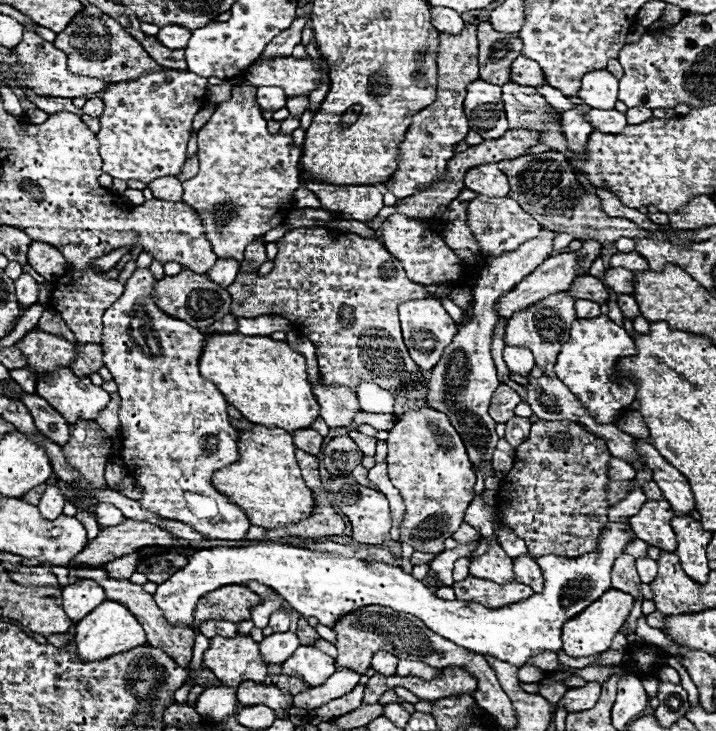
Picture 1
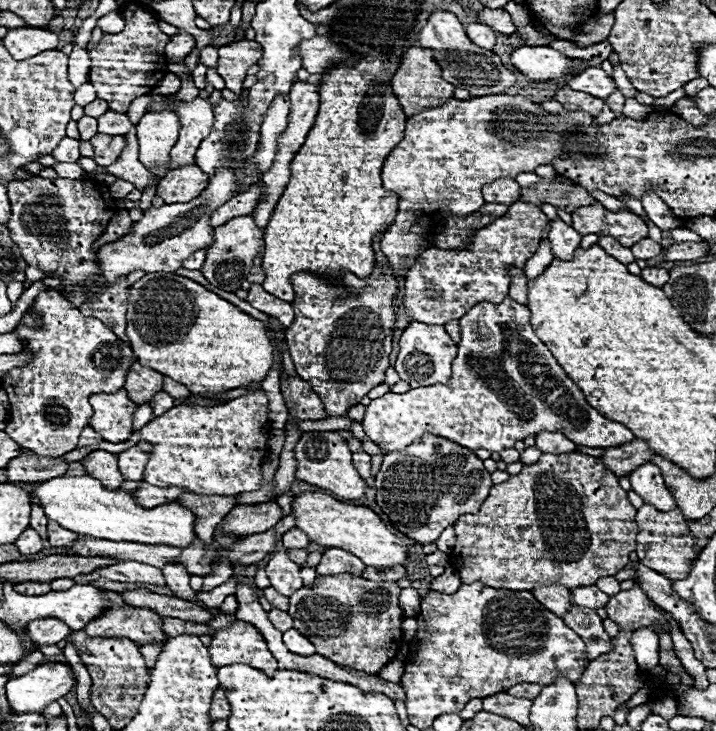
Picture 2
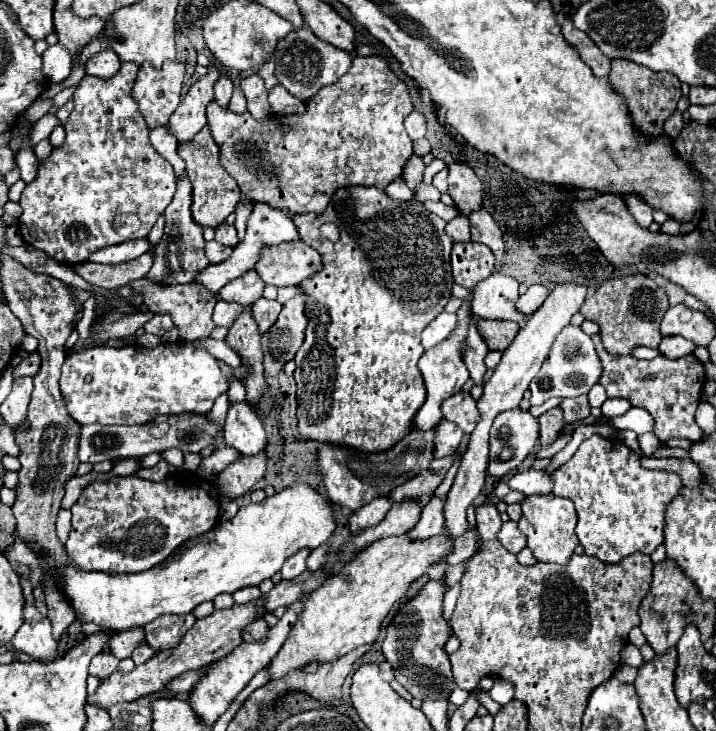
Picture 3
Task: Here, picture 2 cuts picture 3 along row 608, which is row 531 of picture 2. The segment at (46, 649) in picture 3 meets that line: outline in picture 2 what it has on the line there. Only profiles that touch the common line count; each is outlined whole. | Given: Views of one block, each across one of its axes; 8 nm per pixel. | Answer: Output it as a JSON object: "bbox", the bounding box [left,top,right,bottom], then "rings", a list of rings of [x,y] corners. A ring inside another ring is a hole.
{"bbox":[14,528,44,554],"rings":[[[26,528],[26,532],[22,532],[22,536],[20,536],[14,544],[16,544],[16,548],[18,548],[22,554],[36,554],[36,552],[40,552],[40,550],[44,548],[42,538],[40,538],[38,532],[32,530],[32,528]]]}

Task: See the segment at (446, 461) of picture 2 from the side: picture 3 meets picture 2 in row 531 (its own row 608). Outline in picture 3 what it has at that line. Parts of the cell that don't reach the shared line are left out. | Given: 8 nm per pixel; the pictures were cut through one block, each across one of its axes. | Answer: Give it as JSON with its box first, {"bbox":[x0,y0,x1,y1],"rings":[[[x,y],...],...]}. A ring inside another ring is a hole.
{"bbox":[382,578,456,700],"rings":[[[430,578],[414,598],[410,598],[398,608],[398,612],[394,614],[392,622],[386,628],[386,638],[382,642],[382,652],[390,666],[394,668],[396,680],[414,698],[420,700],[444,700],[456,688],[450,656],[444,650],[448,638],[452,636],[448,620],[442,614],[446,590],[448,590],[446,578],[440,580]]]}

